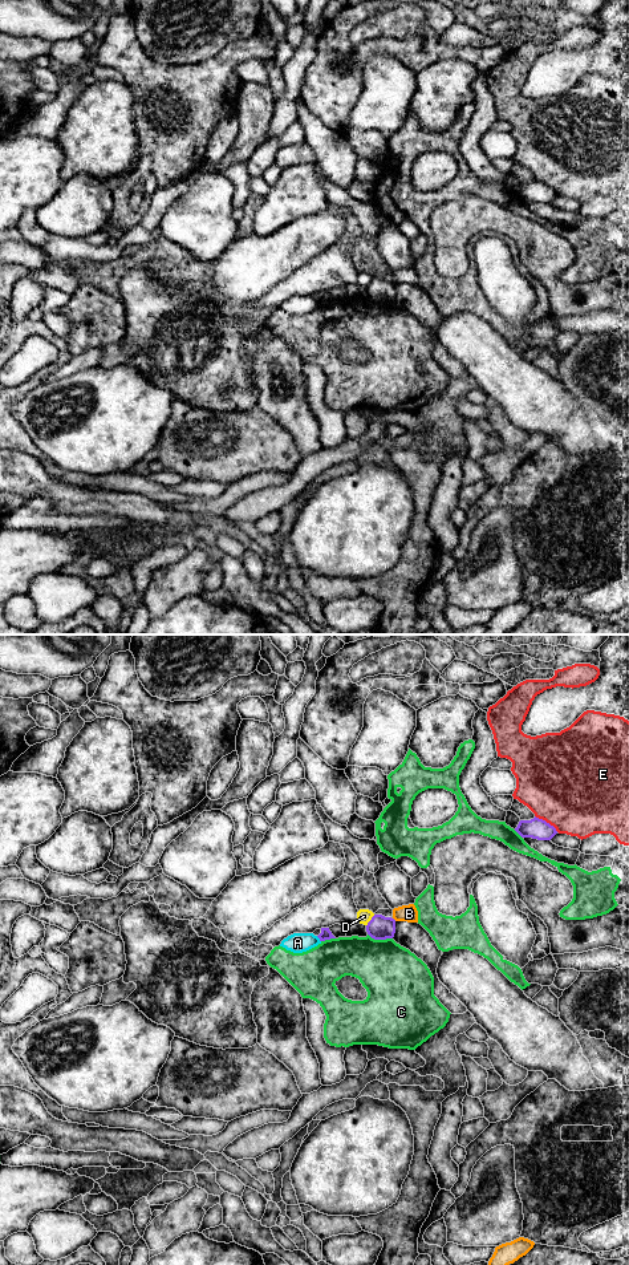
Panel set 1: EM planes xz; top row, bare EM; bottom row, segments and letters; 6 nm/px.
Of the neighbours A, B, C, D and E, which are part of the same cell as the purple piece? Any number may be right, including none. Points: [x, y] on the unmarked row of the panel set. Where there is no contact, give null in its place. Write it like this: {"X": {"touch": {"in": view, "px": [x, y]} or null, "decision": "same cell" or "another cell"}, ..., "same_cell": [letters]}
{"A": {"touch": {"in": "xz", "px": [319, 300]}, "decision": "another cell"}, "B": {"touch": null, "decision": "another cell"}, "C": {"touch": {"in": "xz", "px": [380, 301]}, "decision": "another cell"}, "D": {"touch": {"in": "xz", "px": [370, 283]}, "decision": "another cell"}, "E": {"touch": {"in": "xz", "px": [546, 185]}, "decision": "another cell"}, "same_cell": []}

